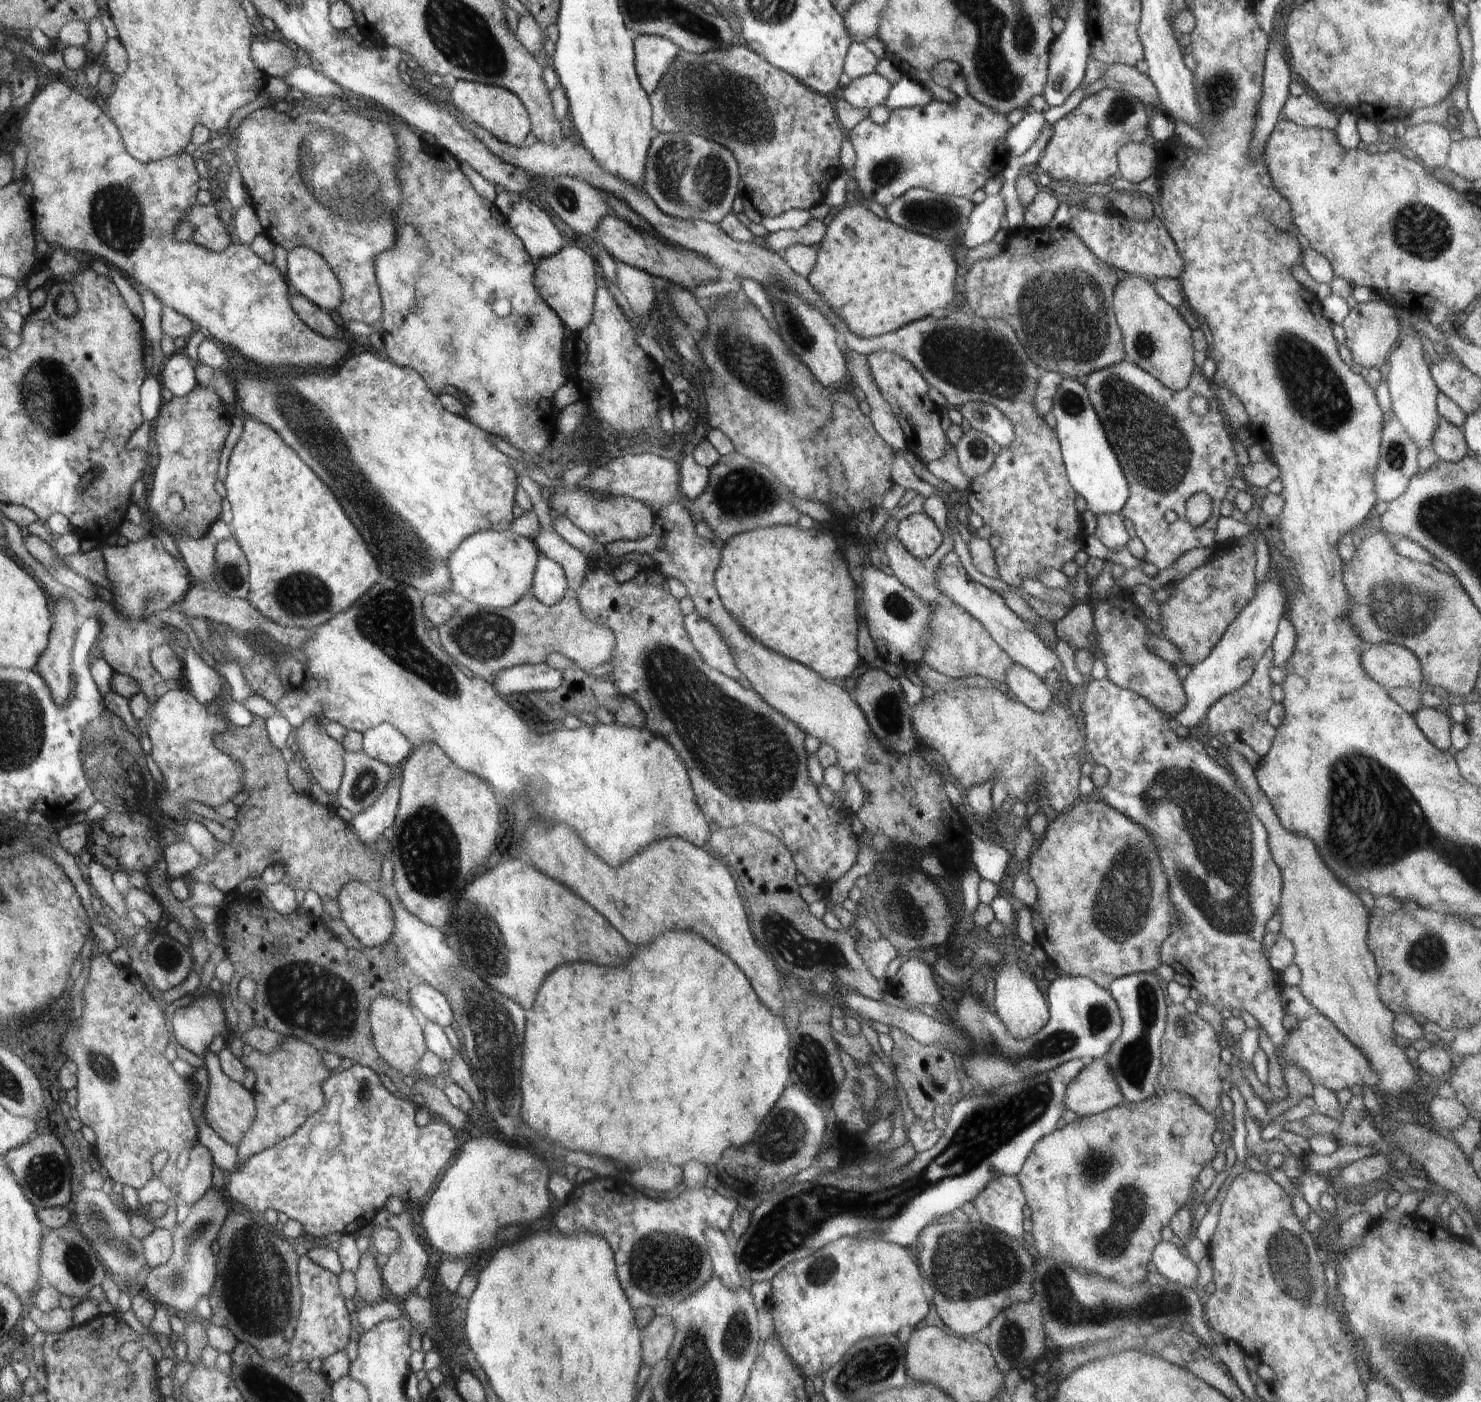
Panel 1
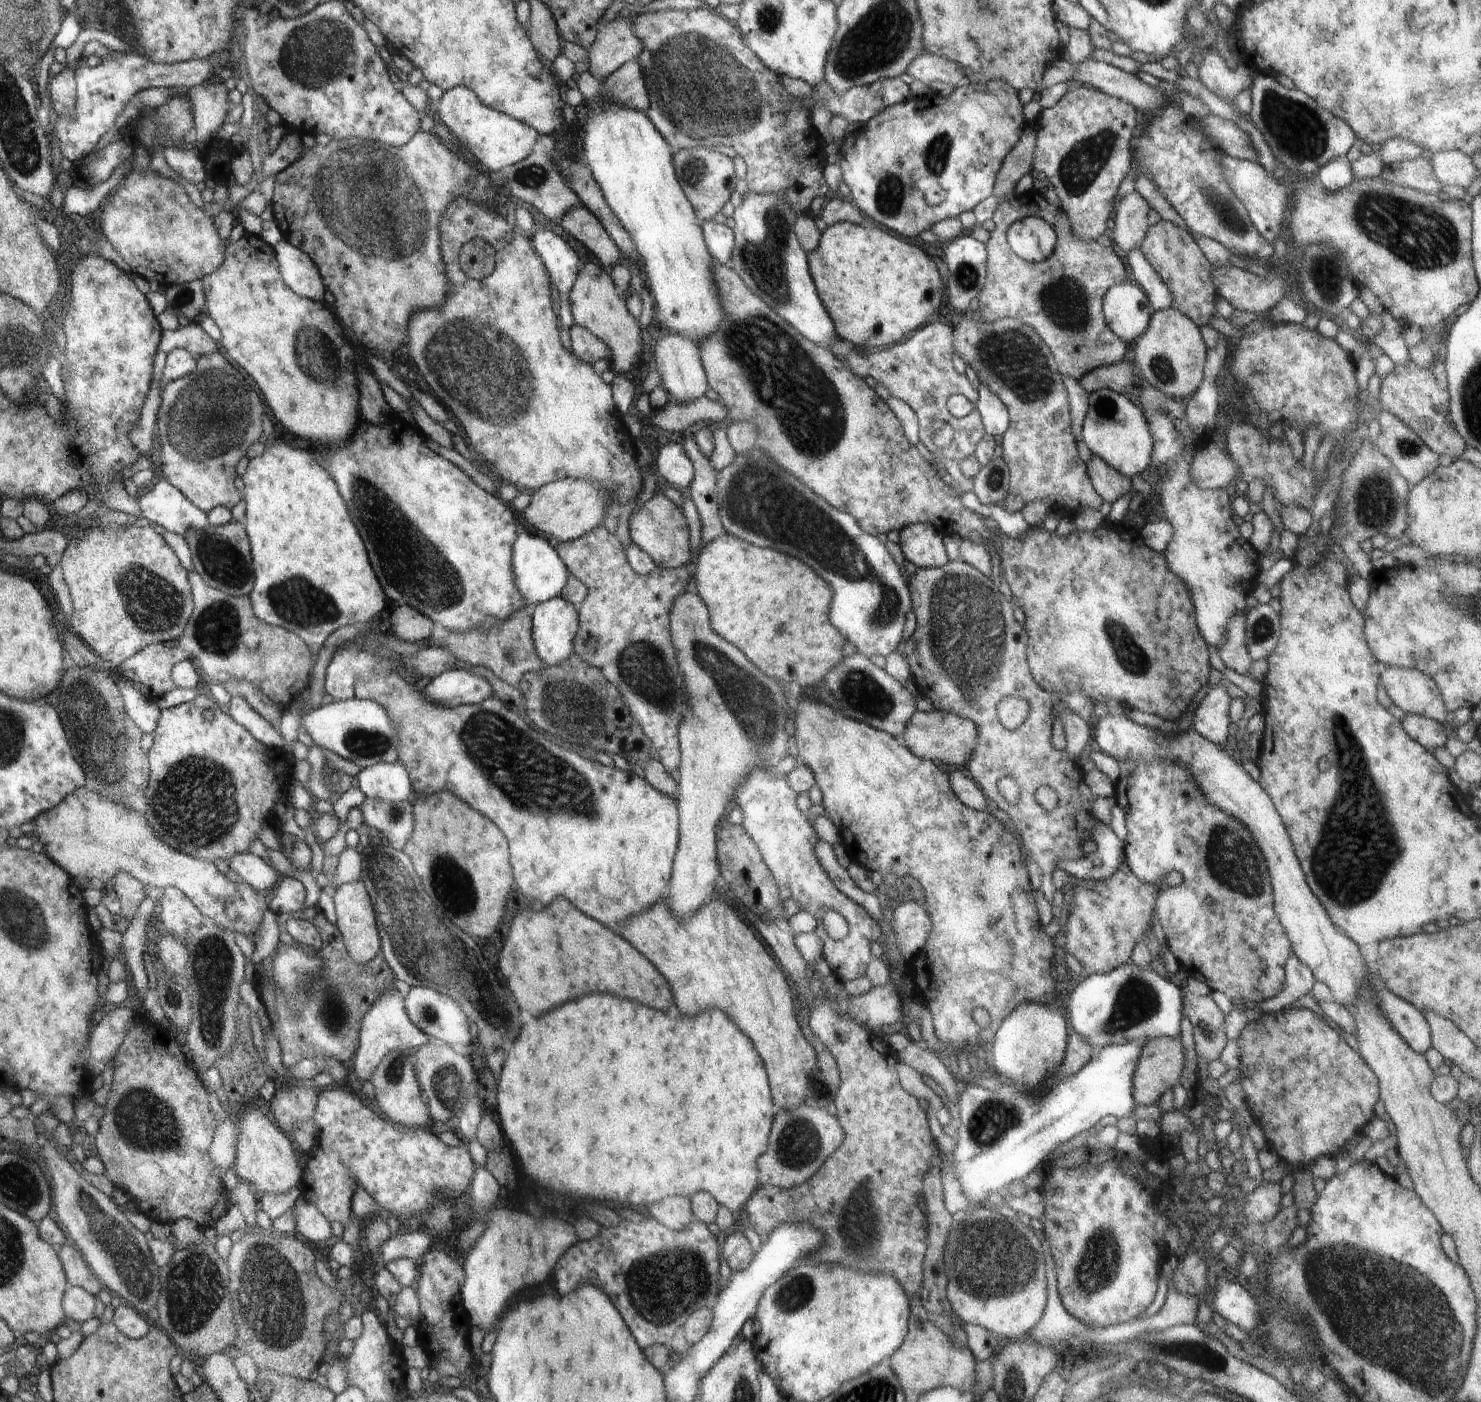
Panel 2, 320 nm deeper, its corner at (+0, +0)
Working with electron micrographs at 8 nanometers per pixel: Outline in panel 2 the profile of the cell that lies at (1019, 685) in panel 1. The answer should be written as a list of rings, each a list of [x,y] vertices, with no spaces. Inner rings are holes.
[[[1068,710],[1059,713],[1059,716],[1063,720],[1067,740],[1065,751],[1076,762],[1084,748],[1089,749],[1092,746],[1089,724],[1081,716]]]

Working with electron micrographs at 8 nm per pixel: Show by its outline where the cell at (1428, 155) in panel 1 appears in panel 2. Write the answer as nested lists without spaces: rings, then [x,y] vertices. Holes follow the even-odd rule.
[[[1422,157],[1384,165],[1379,176],[1383,181],[1434,196],[1438,196],[1443,187],[1434,176],[1430,160]]]

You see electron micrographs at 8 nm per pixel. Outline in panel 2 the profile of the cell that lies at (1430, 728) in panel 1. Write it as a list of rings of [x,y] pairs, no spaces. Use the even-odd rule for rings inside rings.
[[[1406,713],[1401,725],[1404,732],[1427,749],[1429,753],[1432,753],[1435,748],[1445,746],[1448,739],[1444,724],[1422,715]]]

